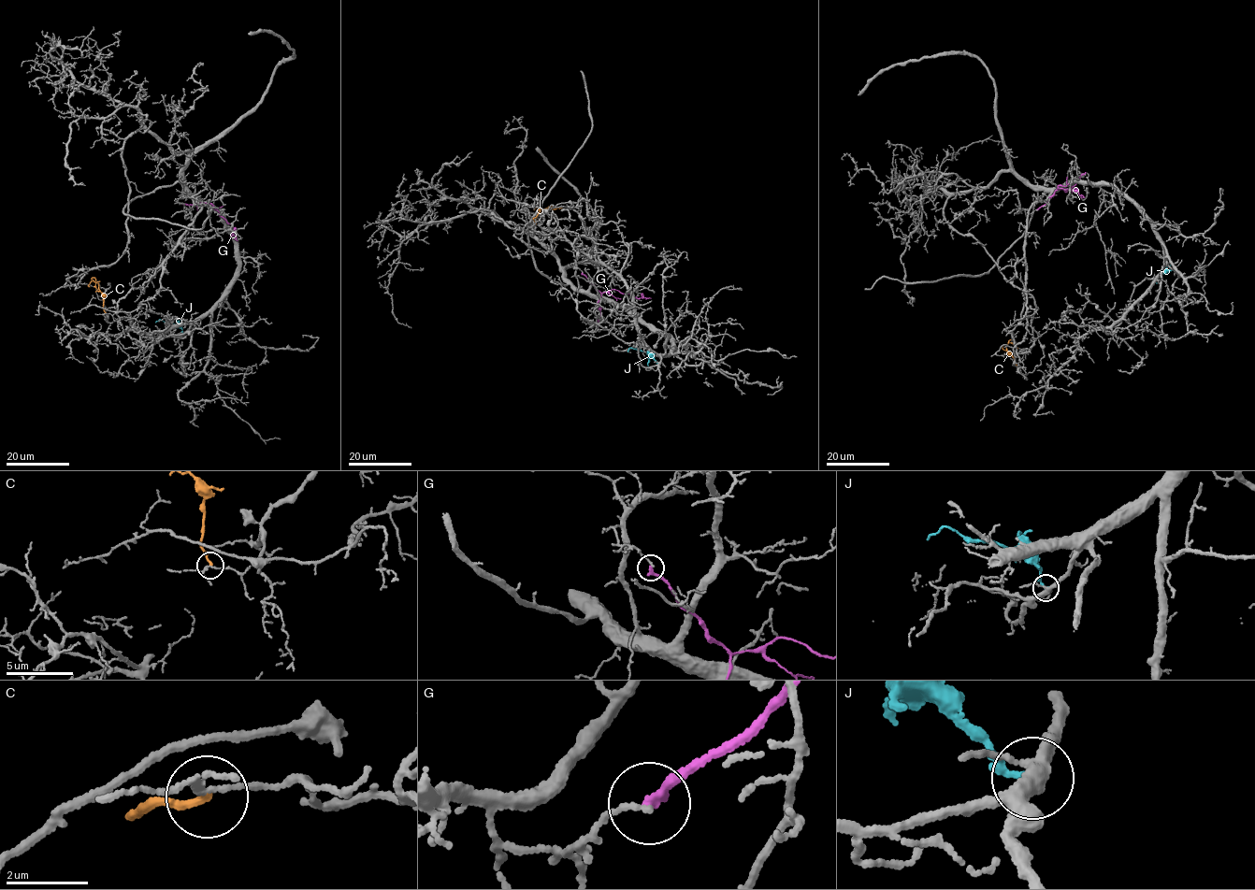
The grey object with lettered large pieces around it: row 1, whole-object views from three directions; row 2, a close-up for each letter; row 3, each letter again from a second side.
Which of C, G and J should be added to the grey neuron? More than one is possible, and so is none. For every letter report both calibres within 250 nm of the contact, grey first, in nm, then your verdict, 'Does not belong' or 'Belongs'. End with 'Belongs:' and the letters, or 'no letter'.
C: Thickness 110 nm (grey) against 170 nm. Does not belong
G: Thickness 130 nm (grey) against 240 nm. Does not belong
J: Thickness 320 nm (grey) against 190 nm. Does not belong
Belongs: no letter

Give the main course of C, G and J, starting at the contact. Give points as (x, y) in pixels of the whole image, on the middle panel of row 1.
C: (561, 208), (542, 209), (534, 218), (536, 223)
G: (583, 273), (599, 292), (615, 290), (638, 298), (651, 298)
J: (659, 363), (644, 351), (629, 348), (627, 351)

